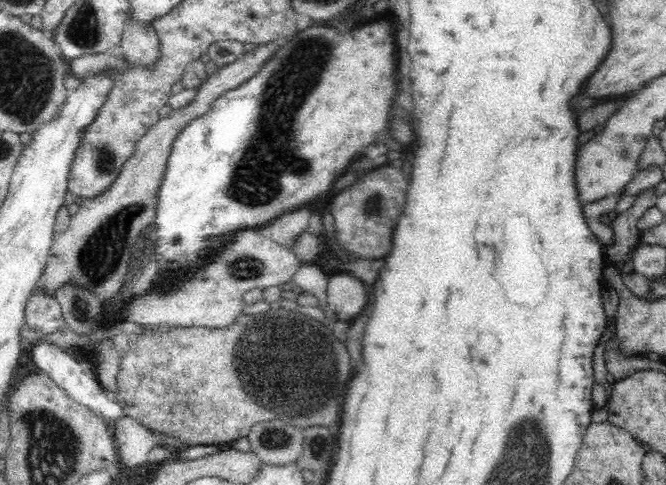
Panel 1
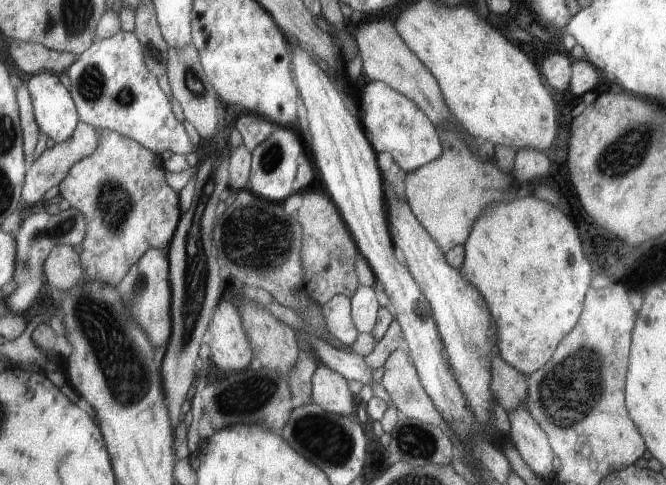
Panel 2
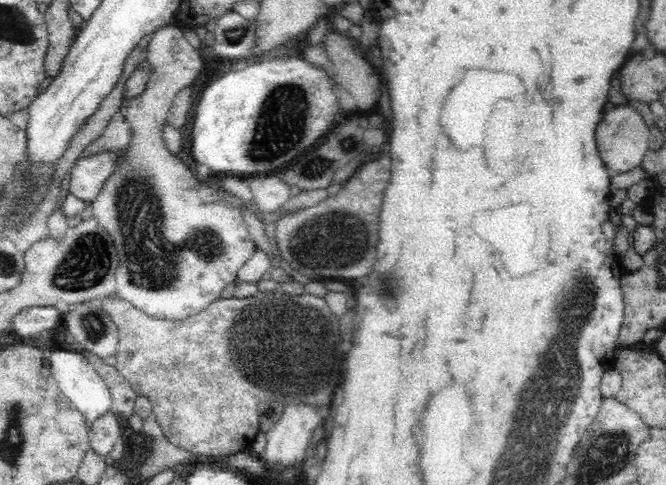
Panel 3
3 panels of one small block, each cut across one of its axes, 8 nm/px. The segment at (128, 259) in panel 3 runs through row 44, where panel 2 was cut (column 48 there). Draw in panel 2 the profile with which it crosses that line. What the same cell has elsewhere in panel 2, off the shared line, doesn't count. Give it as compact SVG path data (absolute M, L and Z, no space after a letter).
M79 121L77 128L74 129L71 137L66 141L55 143L51 148L45 148L43 152L35 158L27 170L26 181L23 183L23 202L25 205L35 204L35 202L43 201L43 194L51 188L59 184L59 181L67 174L67 171L74 162L81 160L83 157L89 156L98 146L99 130L94 126Z

